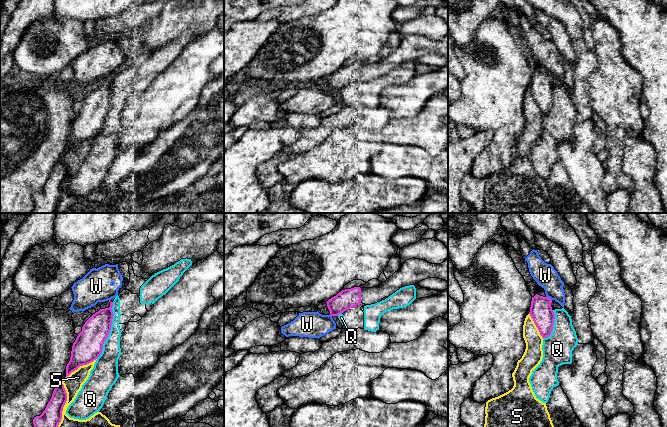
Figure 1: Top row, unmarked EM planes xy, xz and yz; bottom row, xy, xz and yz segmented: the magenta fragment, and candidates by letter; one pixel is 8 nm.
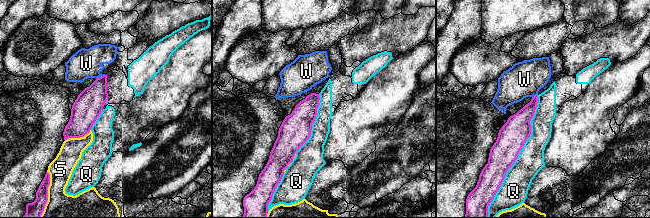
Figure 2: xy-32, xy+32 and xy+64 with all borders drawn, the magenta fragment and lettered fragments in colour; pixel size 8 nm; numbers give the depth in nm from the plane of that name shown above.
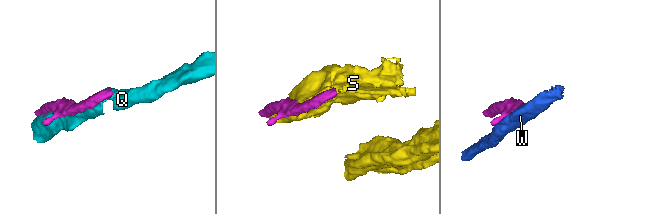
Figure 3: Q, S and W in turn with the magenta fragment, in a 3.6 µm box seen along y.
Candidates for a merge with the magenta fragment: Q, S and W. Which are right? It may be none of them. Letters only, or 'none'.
none

